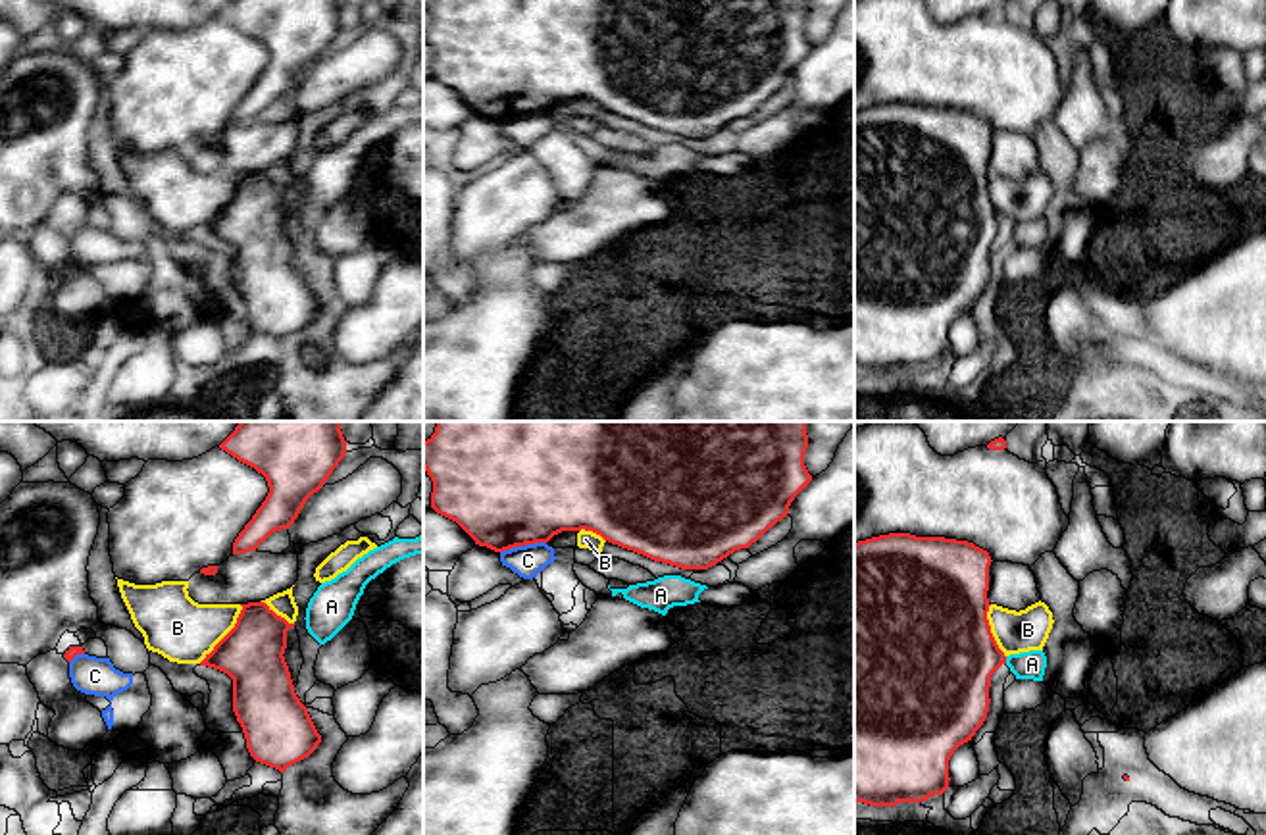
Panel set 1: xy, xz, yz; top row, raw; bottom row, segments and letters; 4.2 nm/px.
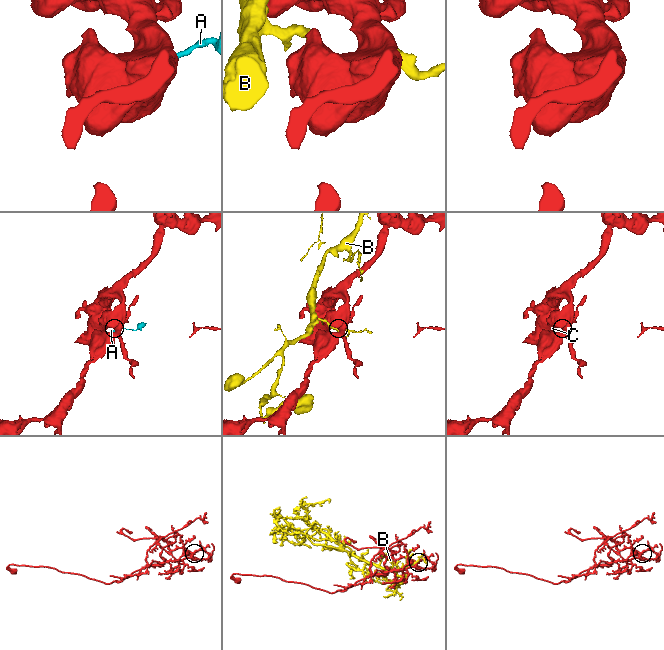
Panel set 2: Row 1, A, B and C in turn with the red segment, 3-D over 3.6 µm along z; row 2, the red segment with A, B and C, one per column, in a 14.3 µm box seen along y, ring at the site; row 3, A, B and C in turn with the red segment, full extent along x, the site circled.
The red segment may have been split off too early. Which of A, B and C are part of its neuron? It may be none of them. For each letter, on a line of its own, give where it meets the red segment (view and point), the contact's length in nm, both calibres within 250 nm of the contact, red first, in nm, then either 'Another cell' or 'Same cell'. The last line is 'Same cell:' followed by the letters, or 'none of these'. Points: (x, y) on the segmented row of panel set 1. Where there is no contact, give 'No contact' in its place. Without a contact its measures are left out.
A: Touches red at yz (1005, 660). Shared border 30 nm. Thickness 420 nm (red) against 120 nm. Another cell
B: Touches red at xy (227, 633). Shared border 300 nm. Thickness 260 nm (red) against 260 nm. Another cell
C: Touches red at xz (522, 545). Shared border 200 nm. Thickness 500 nm (red) against 130 nm. Another cell
Same cell: none of these

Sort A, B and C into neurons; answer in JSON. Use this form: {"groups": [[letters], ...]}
{"groups": [["A", "C"], ["B"]]}

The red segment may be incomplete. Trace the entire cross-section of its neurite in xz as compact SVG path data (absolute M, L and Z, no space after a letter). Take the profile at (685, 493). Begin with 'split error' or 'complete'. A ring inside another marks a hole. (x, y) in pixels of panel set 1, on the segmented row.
complete | M437 421L435 433L423 443L423 469L433 481L431 493L431 508L456 521L479 546L487 546L494 552L504 552L516 546L548 543L554 535L562 531L593 531L600 535L604 541L618 544L621 548L643 554L654 562L670 564L681 569L708 569L733 554L735 550L748 548L756 543L768 529L772 529L777 521L781 521L789 514L789 506L795 496L806 489L812 481L804 466L804 454L808 448L806 421Z

